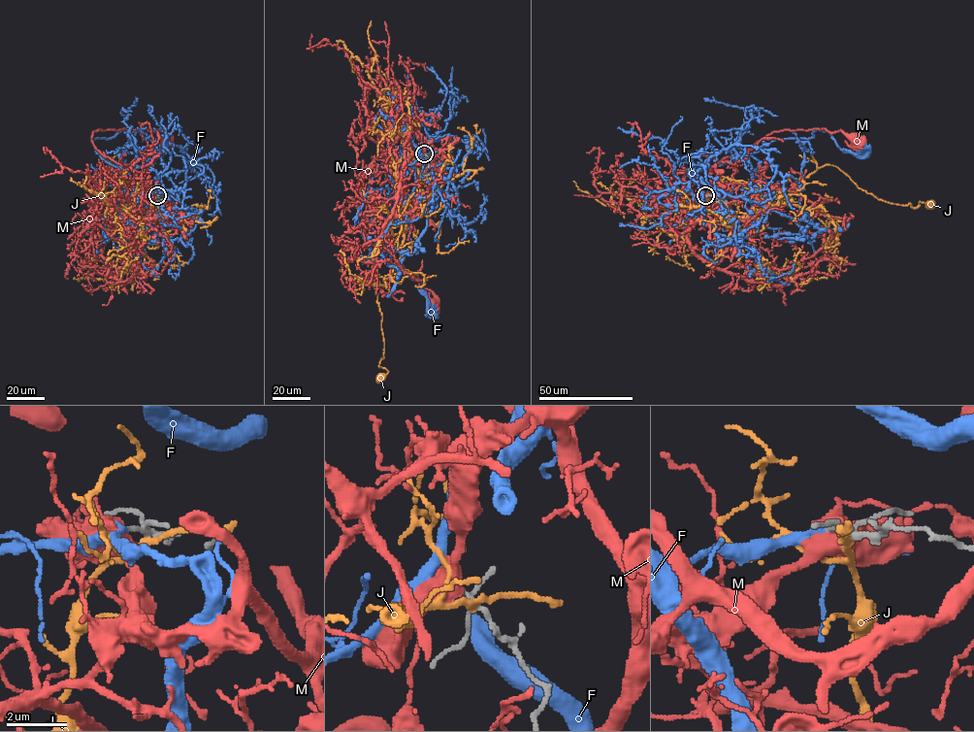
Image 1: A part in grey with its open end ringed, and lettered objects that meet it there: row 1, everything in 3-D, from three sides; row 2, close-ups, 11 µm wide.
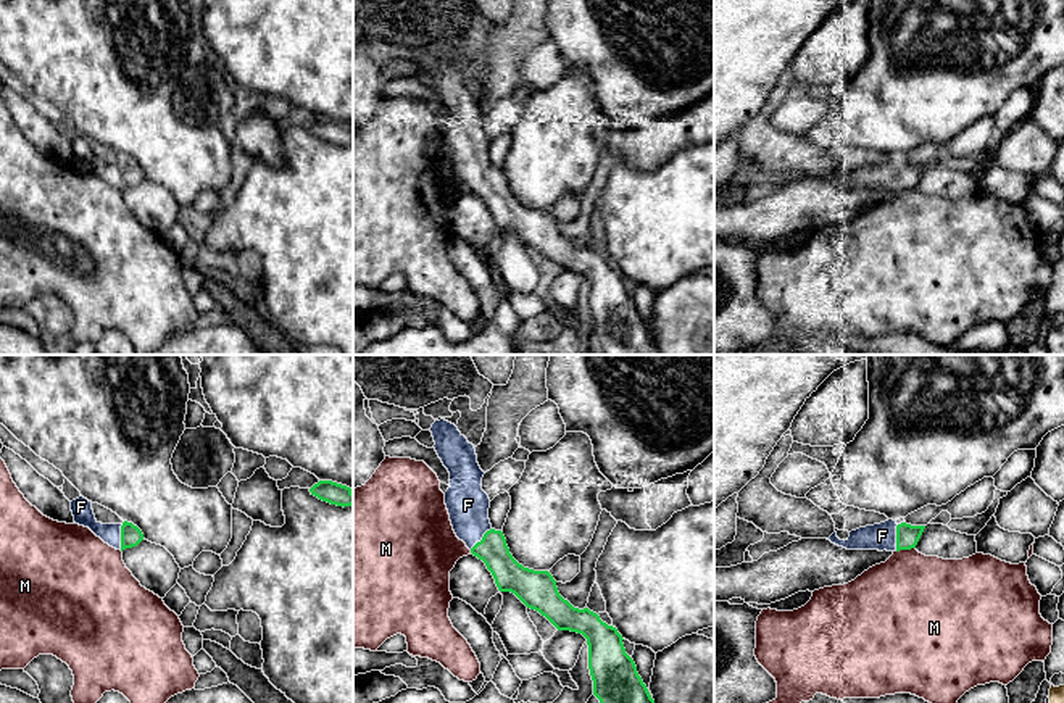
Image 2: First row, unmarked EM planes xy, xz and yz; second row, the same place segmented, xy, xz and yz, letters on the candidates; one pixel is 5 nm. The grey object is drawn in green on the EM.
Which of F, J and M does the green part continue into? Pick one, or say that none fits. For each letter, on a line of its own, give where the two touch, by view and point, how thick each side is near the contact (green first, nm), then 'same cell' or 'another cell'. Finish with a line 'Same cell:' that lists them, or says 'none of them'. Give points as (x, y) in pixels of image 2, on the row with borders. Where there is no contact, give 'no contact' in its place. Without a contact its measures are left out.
F: contact yz (897, 537); calibres 120 and 130 nm; same cell
J: no contact; another cell
M: contact yz (905, 549); calibres 120 and 440 nm; another cell
Same cell: F

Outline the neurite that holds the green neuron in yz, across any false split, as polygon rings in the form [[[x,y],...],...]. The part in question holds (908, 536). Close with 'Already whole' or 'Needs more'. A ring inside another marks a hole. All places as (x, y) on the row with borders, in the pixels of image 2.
[[[888,519],[880,524],[859,527],[850,532],[846,540],[840,540],[833,532],[827,540],[846,550],[879,550],[900,551],[916,548],[925,526],[898,524]]]. Needs more

